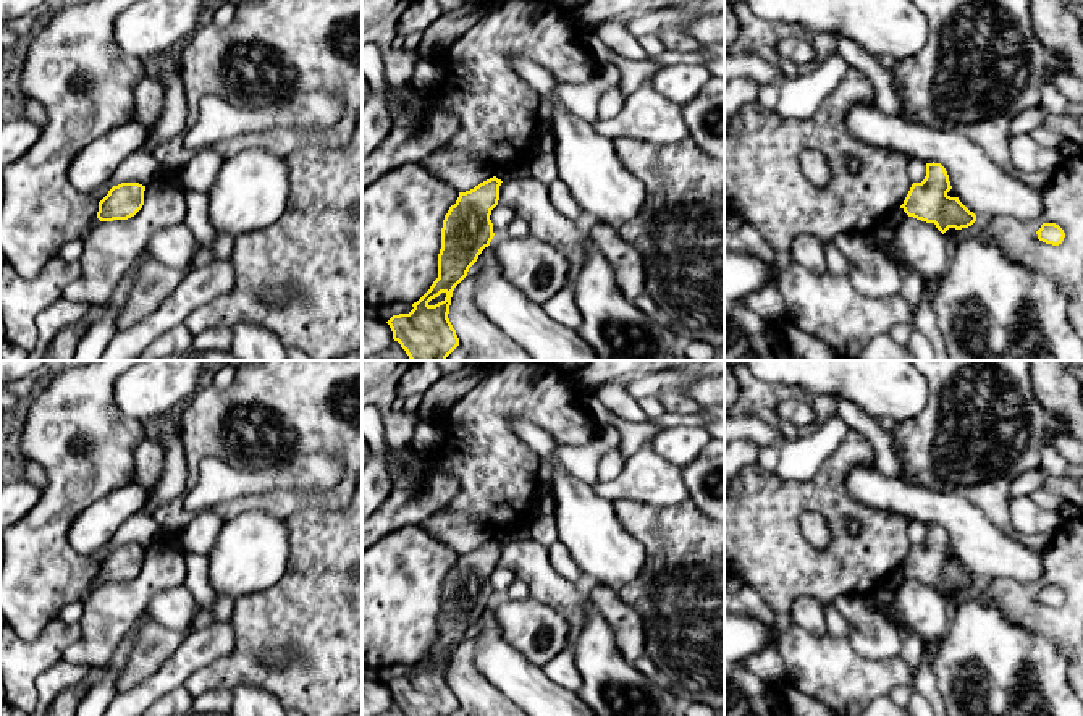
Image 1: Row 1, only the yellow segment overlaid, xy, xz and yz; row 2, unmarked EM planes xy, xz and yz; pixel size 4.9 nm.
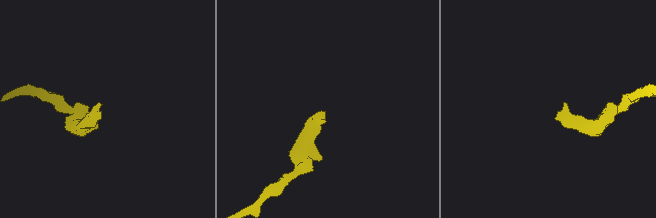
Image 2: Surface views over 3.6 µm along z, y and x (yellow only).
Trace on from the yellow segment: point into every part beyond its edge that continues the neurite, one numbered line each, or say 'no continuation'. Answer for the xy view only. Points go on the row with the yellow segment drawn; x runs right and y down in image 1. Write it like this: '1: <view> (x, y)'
no continuation

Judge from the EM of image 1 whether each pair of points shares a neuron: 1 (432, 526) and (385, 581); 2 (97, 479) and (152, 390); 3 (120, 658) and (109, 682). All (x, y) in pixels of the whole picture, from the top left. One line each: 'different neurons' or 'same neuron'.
1: different neurons
2: different neurons
3: same neuron

